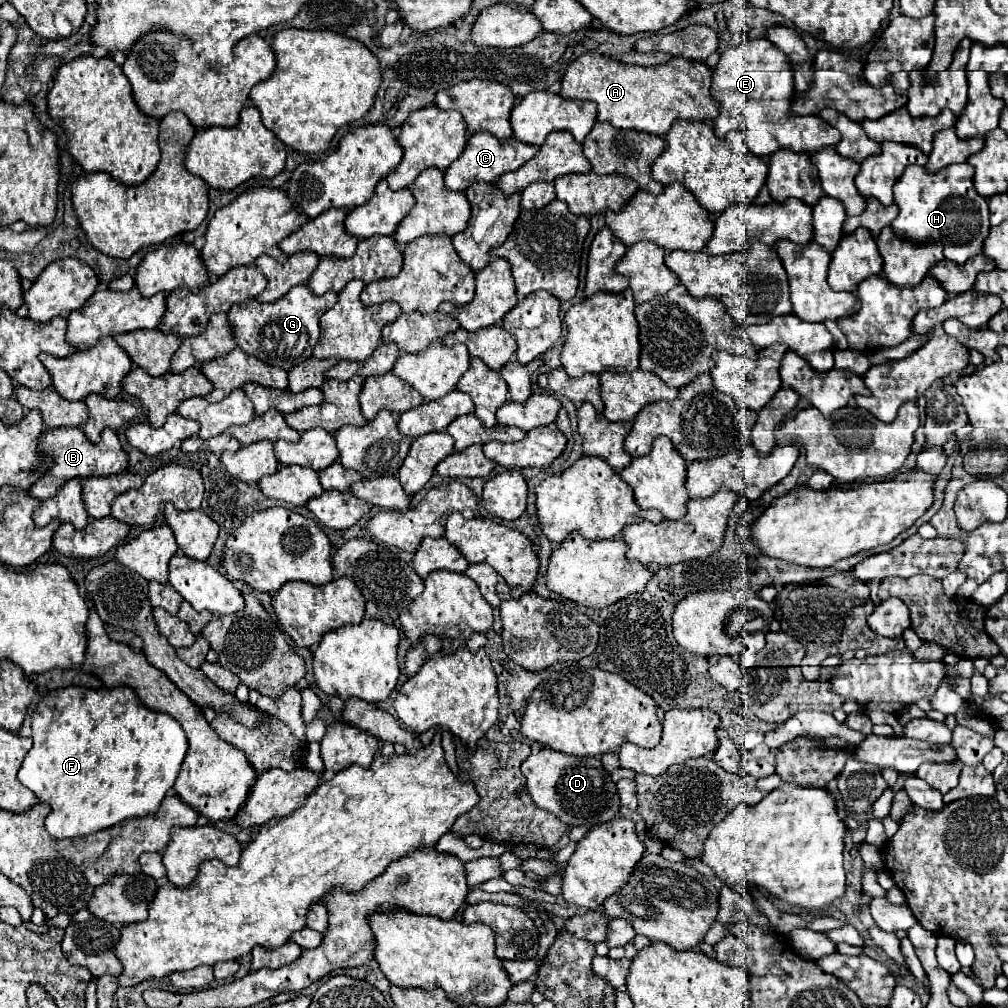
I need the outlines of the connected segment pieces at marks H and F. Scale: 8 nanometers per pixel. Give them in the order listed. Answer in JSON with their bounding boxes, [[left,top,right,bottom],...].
[[891,164,989,264],[17,686,187,840]]

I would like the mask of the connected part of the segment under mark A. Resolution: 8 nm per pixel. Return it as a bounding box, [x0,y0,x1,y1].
[561,52,719,136]

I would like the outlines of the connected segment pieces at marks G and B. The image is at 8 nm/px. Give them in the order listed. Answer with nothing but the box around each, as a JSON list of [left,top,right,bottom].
[[227,284,337,370],[29,428,129,500]]

